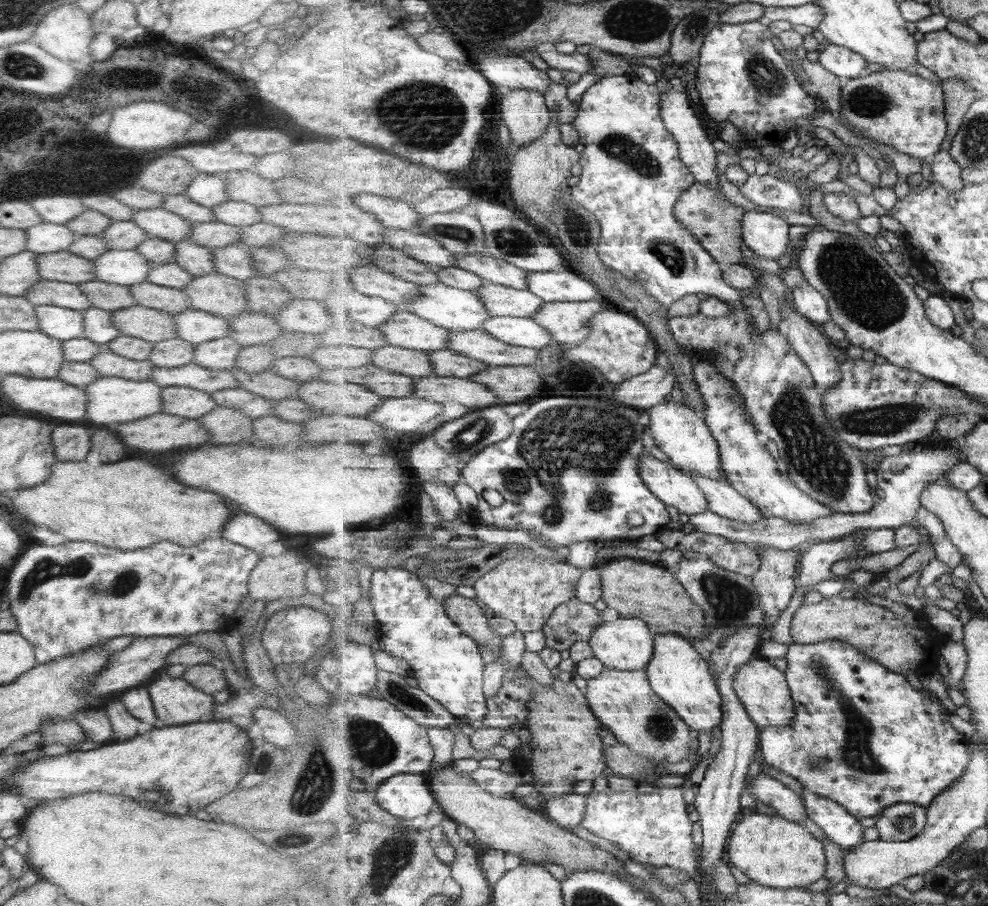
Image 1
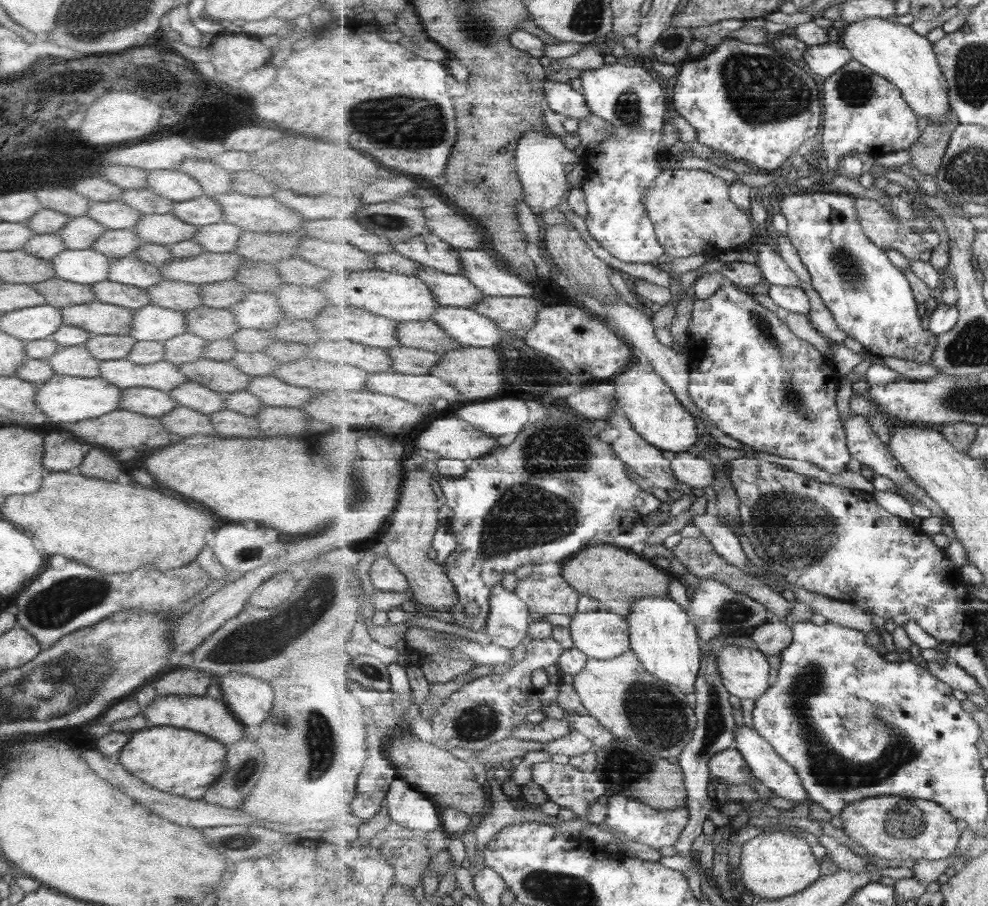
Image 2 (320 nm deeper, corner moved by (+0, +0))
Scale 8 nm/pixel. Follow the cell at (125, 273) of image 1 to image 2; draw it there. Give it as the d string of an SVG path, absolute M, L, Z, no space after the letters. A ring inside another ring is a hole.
M91 248L63 249L60 253L49 261L54 277L75 284L92 285L102 281L106 278L109 262L112 261Z

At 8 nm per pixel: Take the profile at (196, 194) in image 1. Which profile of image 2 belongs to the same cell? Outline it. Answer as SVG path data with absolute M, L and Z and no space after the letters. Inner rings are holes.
M154 170L146 174L145 189L157 196L167 198L172 203L193 200L203 194L199 184L179 170Z

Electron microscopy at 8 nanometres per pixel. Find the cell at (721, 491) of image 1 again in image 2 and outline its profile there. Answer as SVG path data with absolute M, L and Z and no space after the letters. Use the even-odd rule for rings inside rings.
M678 452L672 460L672 468L678 480L700 494L703 488L715 482L715 464L701 454Z

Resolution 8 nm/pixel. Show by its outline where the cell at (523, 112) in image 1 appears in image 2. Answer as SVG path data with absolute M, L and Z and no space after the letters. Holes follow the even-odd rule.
M531 130L525 132L523 138L519 139L515 156L518 175L524 189L524 200L529 209L537 217L540 217L543 211L557 209L563 196L571 189L565 165L579 162L576 152L569 150L564 138L559 135Z

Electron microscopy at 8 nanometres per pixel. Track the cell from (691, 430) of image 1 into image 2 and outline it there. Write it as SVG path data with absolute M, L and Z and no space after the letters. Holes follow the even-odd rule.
M635 358L629 368L617 376L614 382L617 404L645 440L657 448L674 453L687 452L695 444L700 444L695 416L681 404L671 385L655 370L649 372L645 364Z

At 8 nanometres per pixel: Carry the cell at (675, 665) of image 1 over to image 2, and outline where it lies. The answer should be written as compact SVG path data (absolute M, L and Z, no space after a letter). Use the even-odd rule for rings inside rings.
M649 595L634 602L626 621L630 624L630 650L637 653L644 668L685 694L695 693L695 684L702 668L699 647L702 643L688 611L669 596Z

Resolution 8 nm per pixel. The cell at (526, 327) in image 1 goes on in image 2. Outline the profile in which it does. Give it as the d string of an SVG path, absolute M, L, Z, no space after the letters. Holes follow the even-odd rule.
M439 305L434 315L432 320L463 347L497 348L501 346L499 342L508 336L491 319L472 308Z

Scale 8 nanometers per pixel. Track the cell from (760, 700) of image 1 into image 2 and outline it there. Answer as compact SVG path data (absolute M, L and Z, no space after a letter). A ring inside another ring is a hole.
M725 645L718 652L719 669L727 691L739 699L757 699L771 688L771 666L759 649Z

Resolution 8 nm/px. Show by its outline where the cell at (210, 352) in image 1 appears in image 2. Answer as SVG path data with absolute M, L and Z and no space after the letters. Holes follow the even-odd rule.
M183 332L163 342L163 360L178 365L202 357L203 339Z

